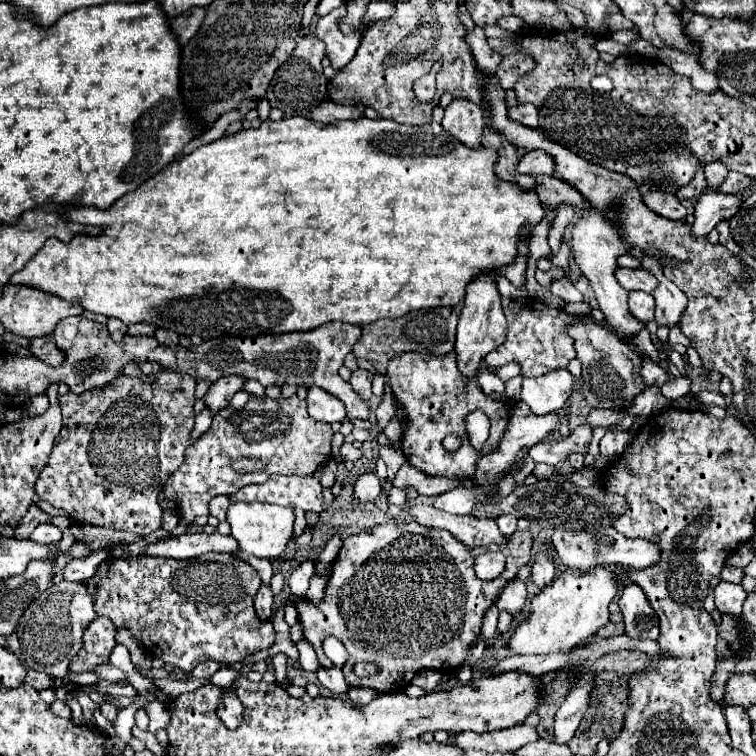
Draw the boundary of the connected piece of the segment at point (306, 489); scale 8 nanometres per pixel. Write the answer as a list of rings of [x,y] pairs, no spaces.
[[[273,475],[261,485],[247,485],[241,487],[237,493],[229,497],[231,503],[239,501],[263,501],[283,507],[299,507],[303,511],[323,511],[323,487],[321,483],[311,477],[285,477],[285,475]]]

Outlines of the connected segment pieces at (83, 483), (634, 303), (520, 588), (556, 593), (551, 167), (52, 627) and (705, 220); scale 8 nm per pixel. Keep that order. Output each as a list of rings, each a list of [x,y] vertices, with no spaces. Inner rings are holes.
[[[159,371],[155,383],[145,383],[135,377],[119,377],[115,383],[81,395],[67,393],[59,397],[63,409],[61,441],[53,447],[51,457],[37,477],[35,491],[41,499],[57,509],[63,509],[77,525],[109,527],[131,531],[141,537],[161,529],[161,507],[157,503],[165,481],[181,467],[189,433],[195,423],[195,383],[187,375]]]
[[[631,291],[629,293],[629,311],[633,313],[635,319],[649,323],[653,319],[653,311],[655,311],[653,295],[645,295],[643,291]]]
[[[513,579],[499,595],[497,599],[497,609],[499,611],[507,611],[509,615],[519,615],[523,611],[523,605],[525,605],[525,599],[527,599],[527,589],[525,589],[525,583],[519,581],[519,579]]]
[[[595,567],[591,571],[567,569],[553,583],[539,591],[533,597],[533,613],[527,621],[519,623],[515,629],[509,649],[517,655],[541,655],[541,653],[559,653],[573,651],[583,645],[591,635],[597,633],[609,621],[609,603],[617,595],[621,571]]]
[[[527,151],[517,165],[519,173],[527,173],[527,175],[553,175],[555,173],[555,161],[551,155],[547,155],[545,151]]]
[[[71,581],[55,583],[45,595],[41,595],[41,599],[33,601],[21,617],[15,631],[19,639],[19,659],[25,667],[45,671],[51,677],[69,677],[69,659],[81,649],[83,633],[95,617],[93,597],[87,593],[85,585]]]
[[[705,191],[695,203],[693,235],[707,237],[711,229],[715,229],[721,221],[729,221],[743,201],[743,195],[723,195],[715,191]]]

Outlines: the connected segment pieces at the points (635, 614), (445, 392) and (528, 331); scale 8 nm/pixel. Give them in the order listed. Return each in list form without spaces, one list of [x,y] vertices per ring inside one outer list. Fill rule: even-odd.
[[[629,583],[621,597],[619,607],[623,611],[625,635],[635,639],[657,639],[659,637],[659,617],[647,601],[647,595],[635,583]]]
[[[413,353],[399,355],[397,359],[389,361],[387,377],[391,383],[393,395],[397,403],[401,405],[401,413],[407,421],[407,429],[403,431],[403,439],[401,439],[401,449],[405,459],[413,467],[421,469],[427,475],[443,475],[443,477],[465,481],[469,479],[469,475],[473,475],[473,467],[477,459],[481,455],[487,455],[487,451],[497,449],[497,443],[507,427],[509,411],[515,403],[509,399],[505,403],[493,403],[491,399],[485,399],[483,391],[477,387],[475,381],[469,383],[469,387],[465,387],[465,379],[461,379],[457,371],[455,353],[439,355],[439,357],[413,355]],[[475,409],[483,411],[491,421],[491,433],[481,451],[471,447],[467,431],[465,431],[465,417]],[[451,433],[463,439],[463,445],[455,453],[445,451],[441,443]]]
[[[503,297],[501,303],[503,303],[509,331],[507,331],[507,341],[485,357],[489,369],[497,369],[515,361],[521,367],[521,377],[541,377],[547,375],[549,371],[567,367],[567,363],[575,357],[573,337],[567,333],[567,325],[579,321],[583,315],[567,315],[565,311],[553,309],[545,305],[541,299],[533,299],[533,297],[527,299]]]

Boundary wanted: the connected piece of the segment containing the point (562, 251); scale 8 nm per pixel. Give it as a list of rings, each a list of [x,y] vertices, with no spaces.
[[[561,243],[559,251],[551,255],[551,263],[559,265],[559,267],[567,267],[567,263],[569,263],[569,245],[567,243]]]

